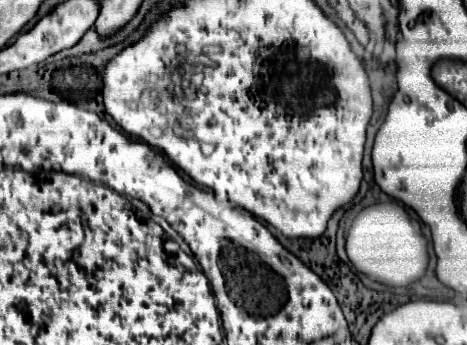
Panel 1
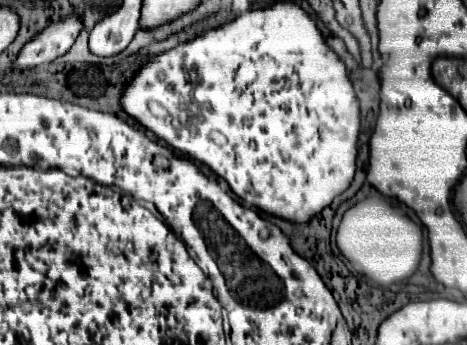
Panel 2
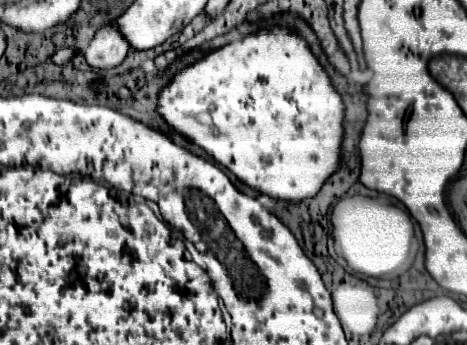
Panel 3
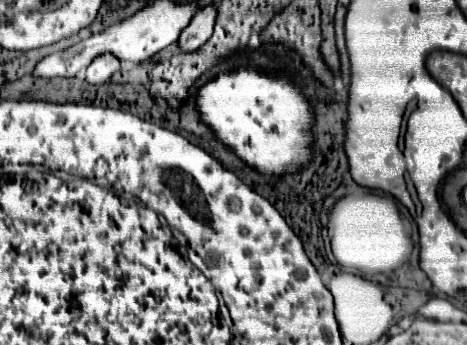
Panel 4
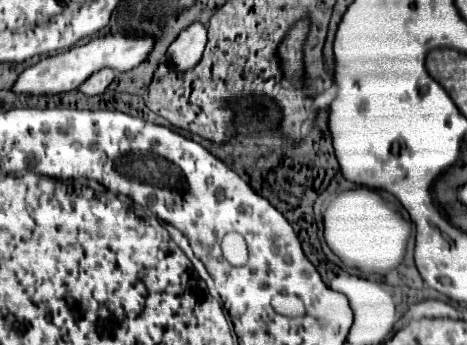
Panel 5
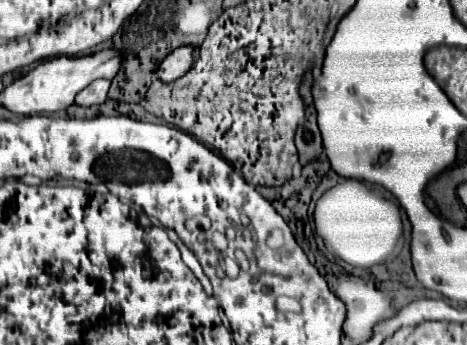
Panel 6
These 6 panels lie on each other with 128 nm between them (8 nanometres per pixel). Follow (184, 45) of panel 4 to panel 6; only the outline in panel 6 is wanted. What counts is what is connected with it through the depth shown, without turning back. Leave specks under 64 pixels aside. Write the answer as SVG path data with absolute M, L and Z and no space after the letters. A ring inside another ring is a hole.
M190 44L172 50L158 66L158 78L164 82L174 82L176 78L184 76L194 64L194 50L196 48Z

